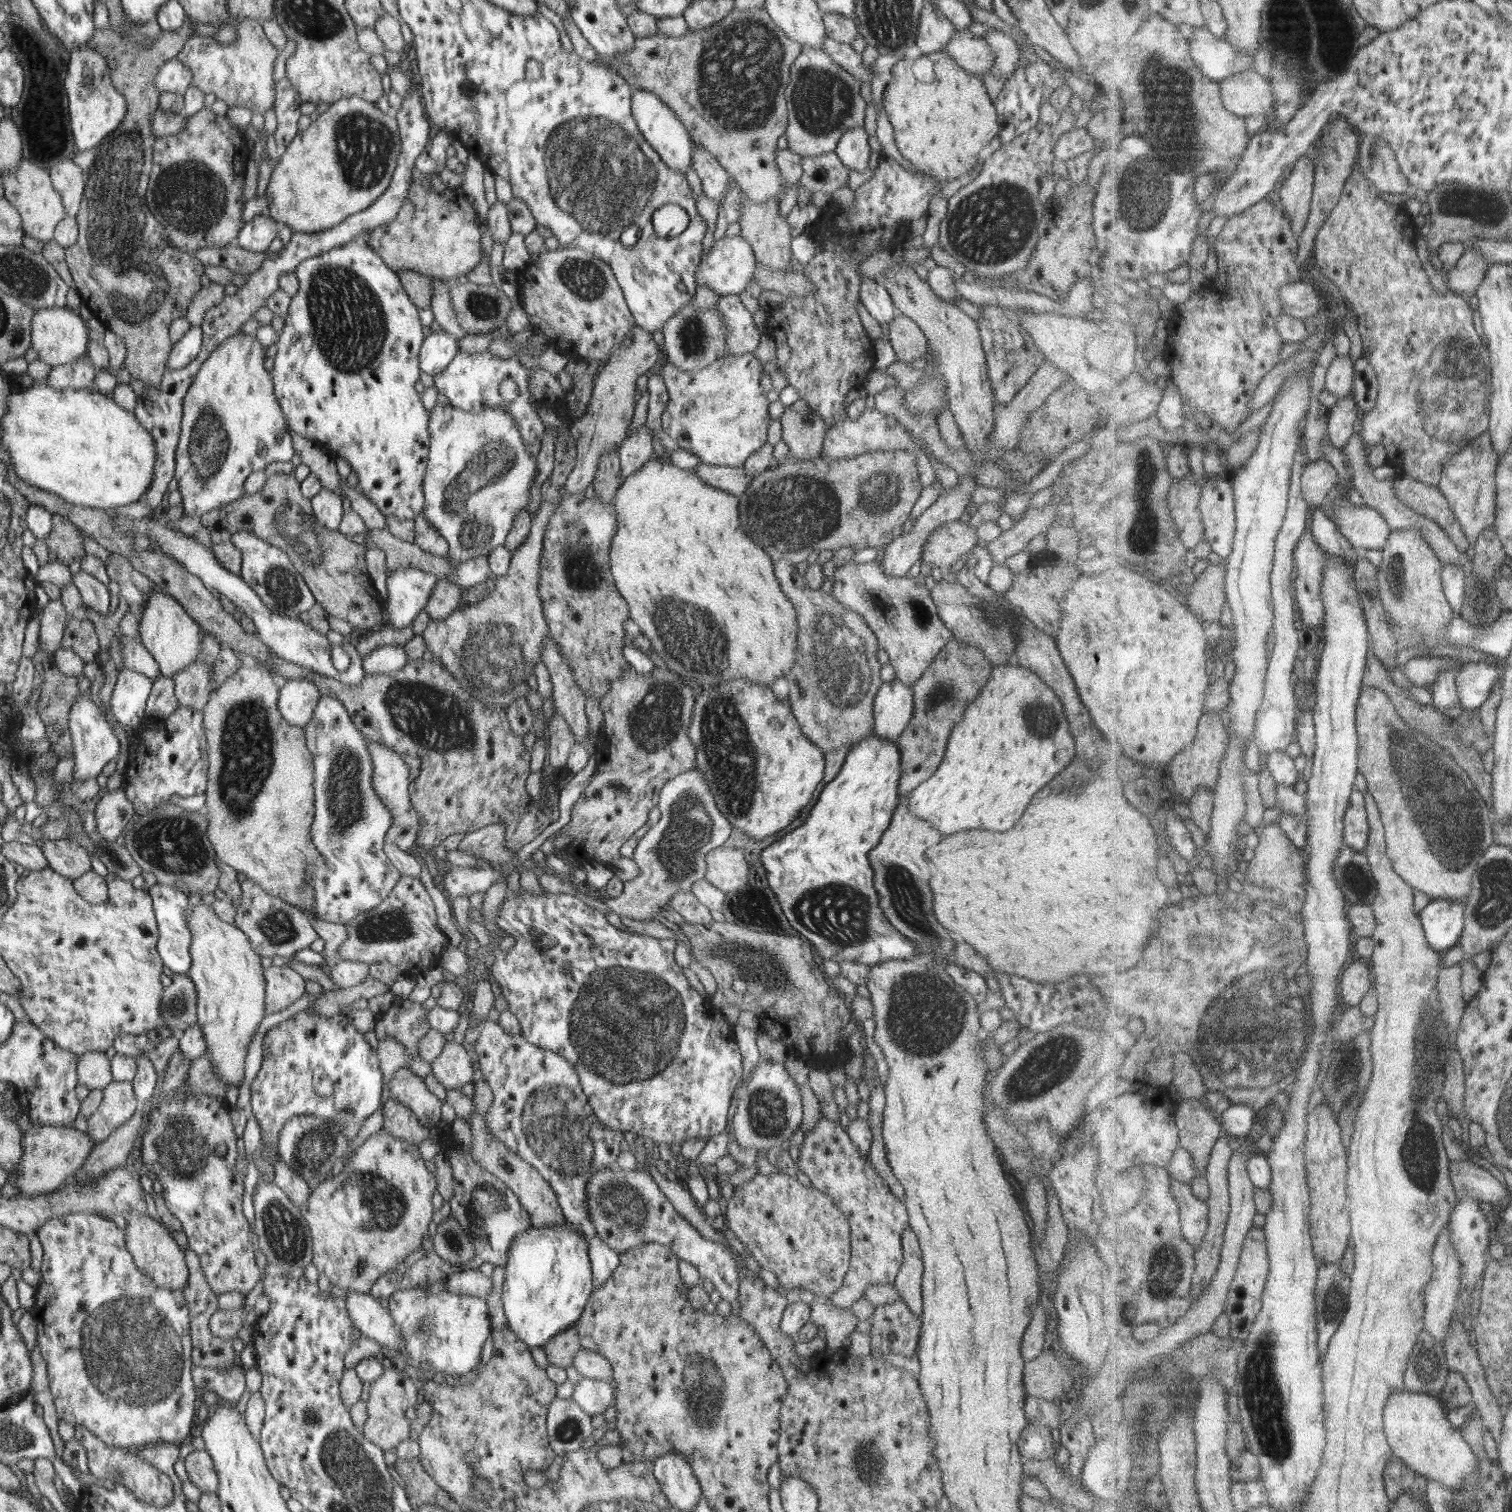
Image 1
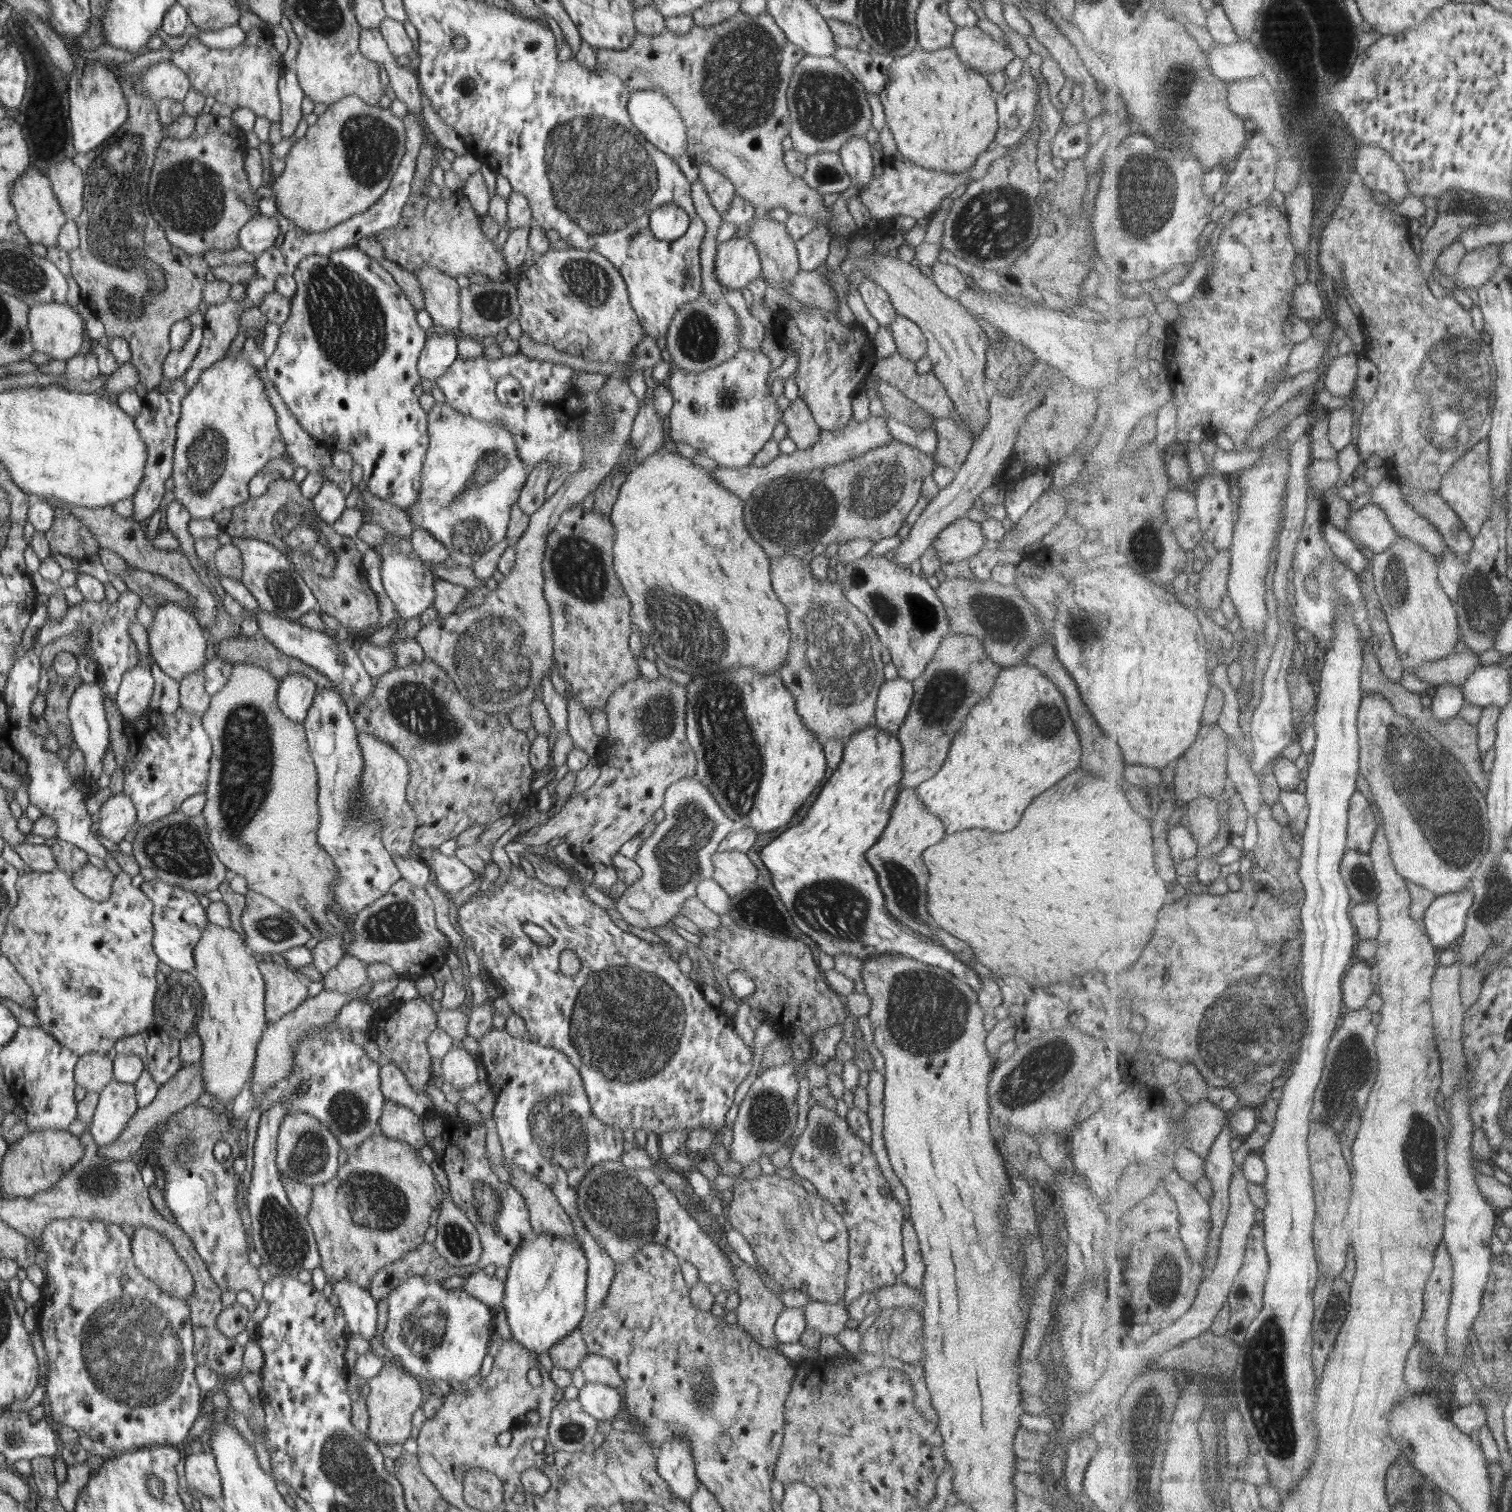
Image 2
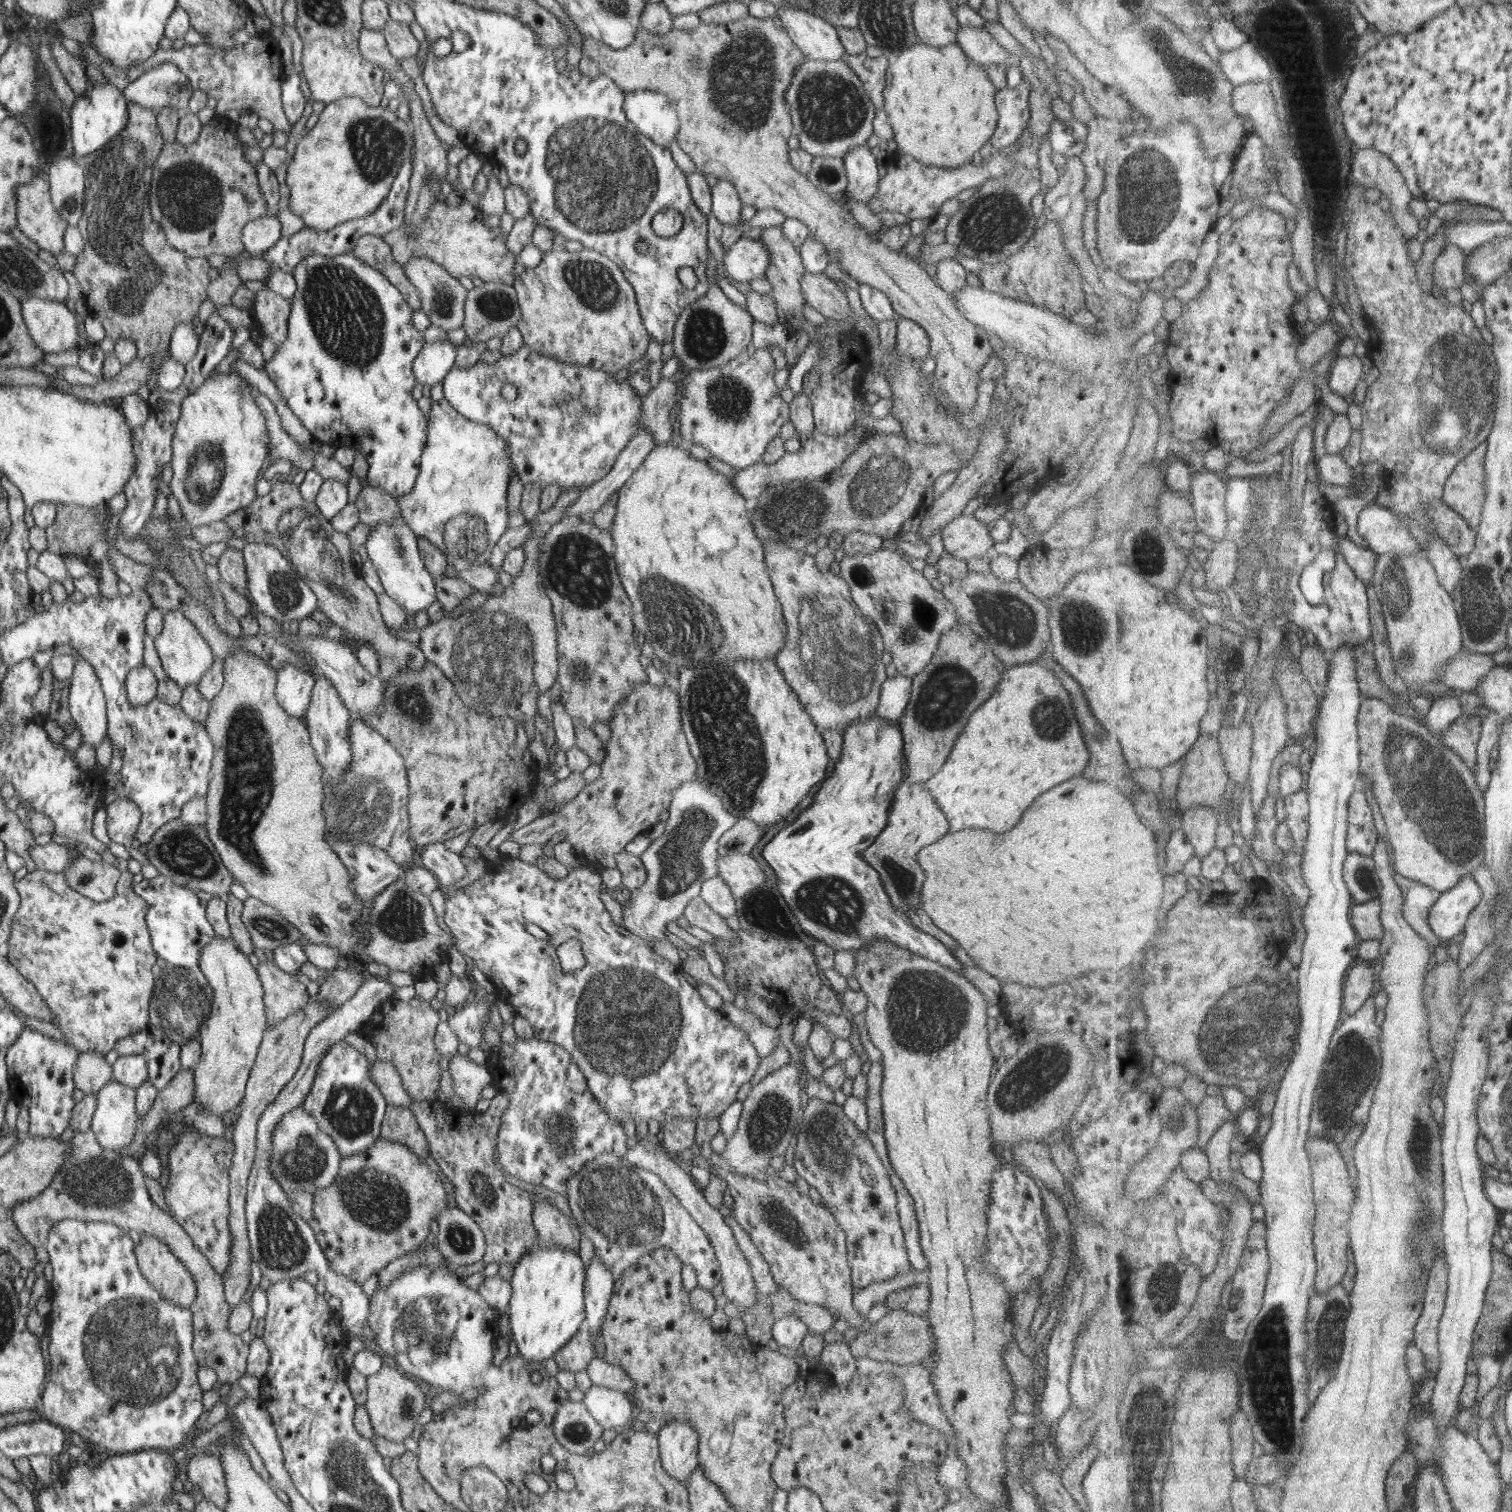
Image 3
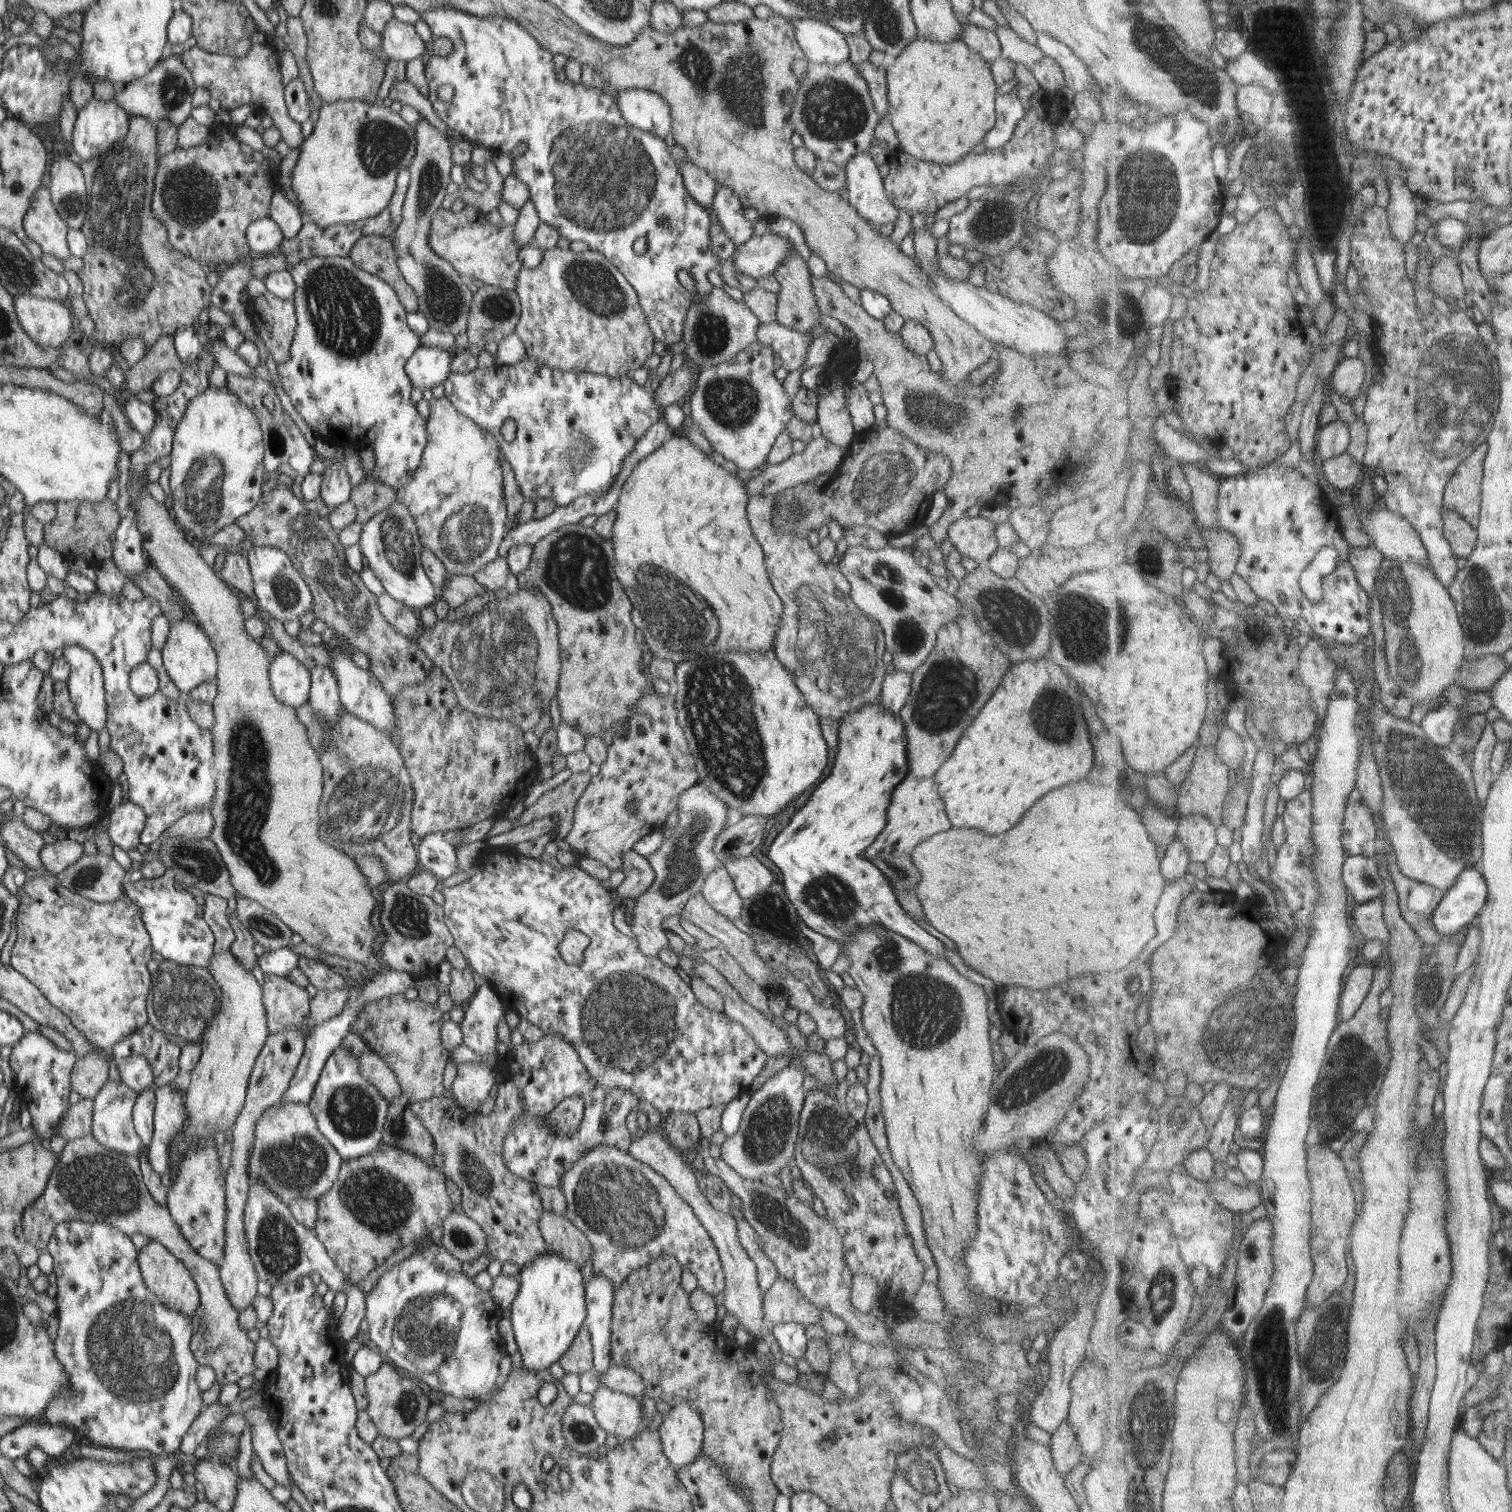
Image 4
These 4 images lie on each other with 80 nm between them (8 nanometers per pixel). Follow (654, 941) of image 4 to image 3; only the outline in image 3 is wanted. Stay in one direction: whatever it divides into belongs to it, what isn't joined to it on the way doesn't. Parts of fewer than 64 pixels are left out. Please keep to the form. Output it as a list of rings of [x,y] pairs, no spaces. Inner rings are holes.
[[[698,782],[684,783],[680,788],[675,788],[671,807],[668,811],[669,819],[663,823],[661,834],[652,841],[648,850],[639,856],[648,873],[646,882],[636,890],[632,890],[630,903],[628,906],[622,906],[625,928],[645,940],[647,945],[652,948],[655,940],[666,938],[664,936],[666,924],[678,920],[682,916],[686,904],[700,894],[701,884],[718,874],[717,848],[719,838],[723,832],[733,827],[738,819],[723,807],[719,796],[714,796],[714,792],[702,788],[702,784],[698,784]]]

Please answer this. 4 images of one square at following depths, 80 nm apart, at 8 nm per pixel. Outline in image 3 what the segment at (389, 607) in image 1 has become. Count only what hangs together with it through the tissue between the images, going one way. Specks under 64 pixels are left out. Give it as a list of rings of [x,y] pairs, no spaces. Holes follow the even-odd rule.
[[[402,517],[392,524],[376,524],[369,533],[364,546],[374,564],[373,568],[379,570],[384,594],[394,599],[411,617],[428,609],[437,600],[435,580],[423,564],[418,552],[417,537],[415,532],[408,528],[406,520]]]

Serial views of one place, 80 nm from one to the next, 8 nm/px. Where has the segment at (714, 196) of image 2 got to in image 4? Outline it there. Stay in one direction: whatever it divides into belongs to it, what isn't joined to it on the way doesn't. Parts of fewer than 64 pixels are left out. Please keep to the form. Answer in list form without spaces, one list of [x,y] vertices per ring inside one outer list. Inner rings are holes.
[[[717,184],[711,213],[713,219],[717,220],[731,236],[735,250],[736,246],[748,242],[753,235],[754,226],[744,217],[743,209],[744,206],[737,194],[734,194],[727,186]]]

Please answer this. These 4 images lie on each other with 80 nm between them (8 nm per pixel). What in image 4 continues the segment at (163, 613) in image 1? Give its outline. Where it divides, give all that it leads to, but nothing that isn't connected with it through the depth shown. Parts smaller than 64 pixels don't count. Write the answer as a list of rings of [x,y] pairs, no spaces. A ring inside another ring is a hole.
[[[189,619],[170,623],[168,640],[162,646],[162,656],[165,669],[180,692],[189,694],[194,688],[209,684],[217,676],[217,651],[208,634]]]

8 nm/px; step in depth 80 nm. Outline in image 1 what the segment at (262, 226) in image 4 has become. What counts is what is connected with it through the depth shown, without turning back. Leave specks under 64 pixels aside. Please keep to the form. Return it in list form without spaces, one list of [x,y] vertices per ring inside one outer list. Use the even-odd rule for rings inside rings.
[[[269,214],[256,215],[242,228],[237,245],[250,253],[266,252],[270,242],[279,234],[279,226]]]

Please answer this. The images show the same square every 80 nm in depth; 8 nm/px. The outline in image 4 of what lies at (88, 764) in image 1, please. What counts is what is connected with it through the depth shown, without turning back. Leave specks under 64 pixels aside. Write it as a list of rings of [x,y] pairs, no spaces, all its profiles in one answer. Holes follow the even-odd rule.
[[[79,644],[63,647],[63,658],[70,665],[67,683],[80,722],[97,732],[102,730],[107,726],[102,665],[94,653]]]

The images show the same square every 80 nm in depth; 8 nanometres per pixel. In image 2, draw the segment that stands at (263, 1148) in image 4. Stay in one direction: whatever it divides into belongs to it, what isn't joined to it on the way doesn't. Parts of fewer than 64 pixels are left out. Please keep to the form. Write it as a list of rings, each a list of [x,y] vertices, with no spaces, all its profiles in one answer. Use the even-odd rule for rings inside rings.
[[[288,1113],[281,1122],[277,1134],[276,1164],[283,1178],[291,1178],[298,1182],[308,1183],[315,1187],[336,1175],[339,1170],[338,1151],[341,1146],[337,1138],[321,1122],[312,1119],[306,1113]]]

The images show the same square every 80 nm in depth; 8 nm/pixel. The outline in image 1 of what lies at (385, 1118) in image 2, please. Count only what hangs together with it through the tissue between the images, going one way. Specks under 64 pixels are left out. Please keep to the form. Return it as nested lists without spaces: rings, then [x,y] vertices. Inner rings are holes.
[[[393,1097],[384,1103],[382,1130],[410,1144],[426,1140],[429,1131],[410,1109]]]

